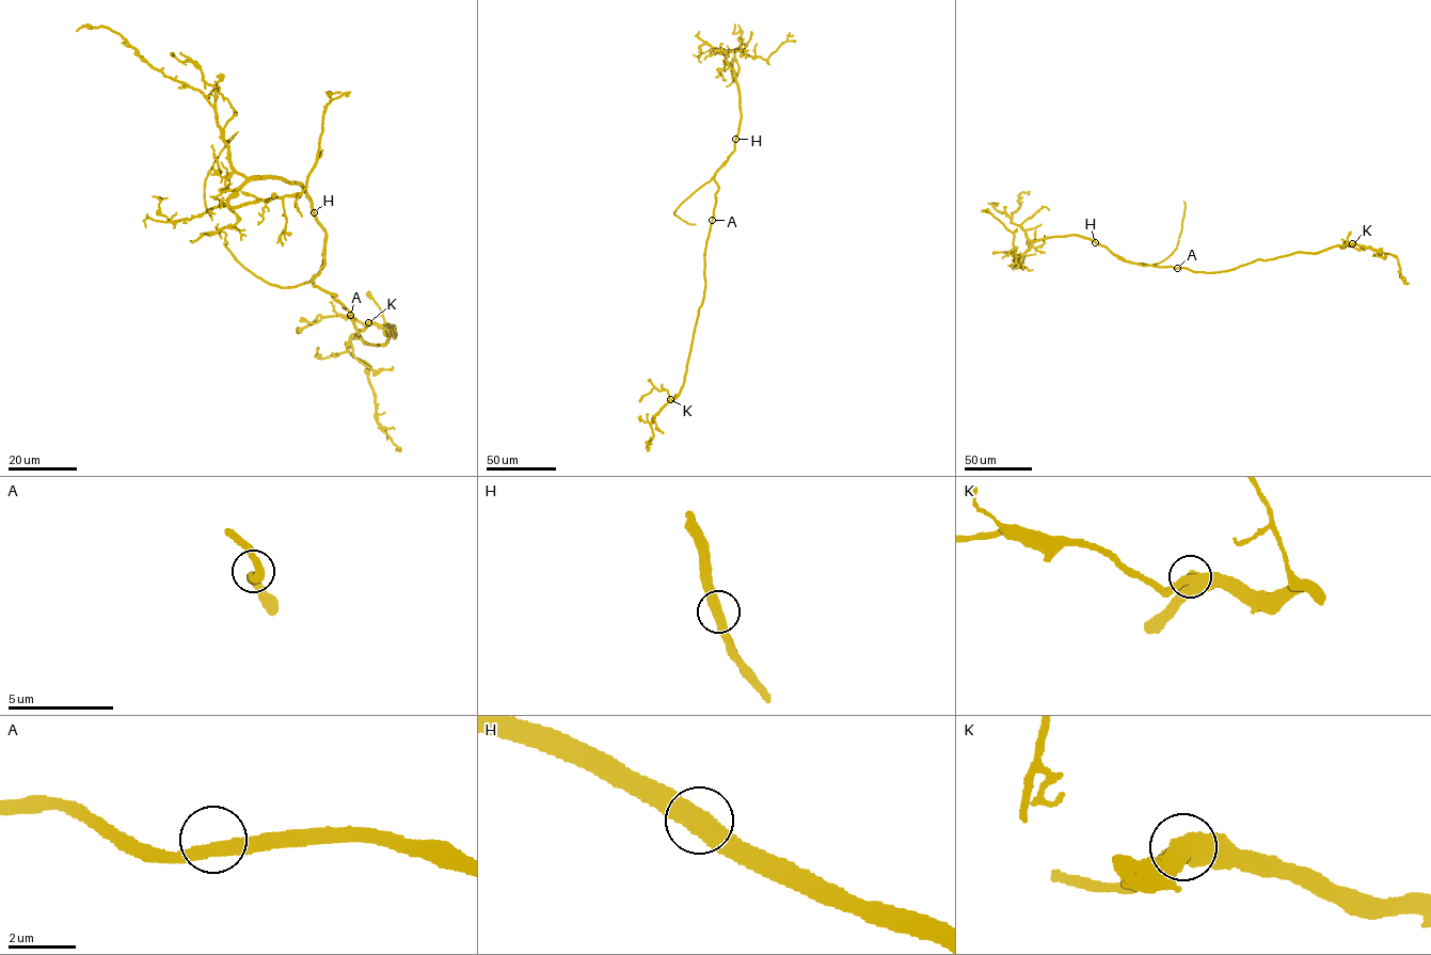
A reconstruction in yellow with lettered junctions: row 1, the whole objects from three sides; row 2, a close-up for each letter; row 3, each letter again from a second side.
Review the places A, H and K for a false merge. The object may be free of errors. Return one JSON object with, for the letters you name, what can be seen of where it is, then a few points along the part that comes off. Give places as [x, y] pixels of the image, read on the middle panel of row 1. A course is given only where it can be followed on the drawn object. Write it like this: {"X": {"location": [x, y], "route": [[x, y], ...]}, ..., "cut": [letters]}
{"cut": []}

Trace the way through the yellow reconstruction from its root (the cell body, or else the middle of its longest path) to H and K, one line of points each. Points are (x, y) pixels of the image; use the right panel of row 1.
H: (1177, 268), (1129, 263), (1095, 242)
K: (1177, 268), (1224, 271), (1258, 259), (1298, 252), (1317, 253), (1352, 243)

